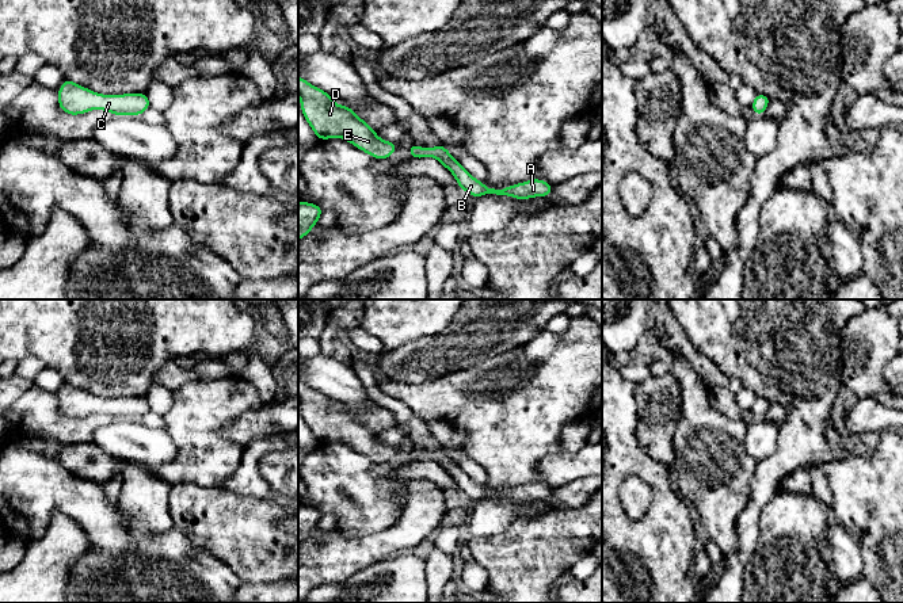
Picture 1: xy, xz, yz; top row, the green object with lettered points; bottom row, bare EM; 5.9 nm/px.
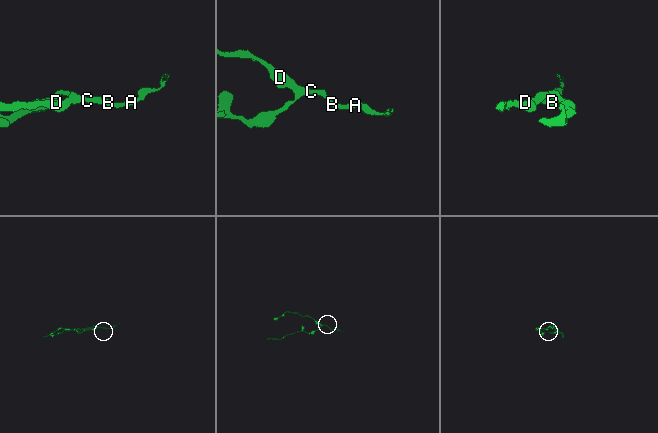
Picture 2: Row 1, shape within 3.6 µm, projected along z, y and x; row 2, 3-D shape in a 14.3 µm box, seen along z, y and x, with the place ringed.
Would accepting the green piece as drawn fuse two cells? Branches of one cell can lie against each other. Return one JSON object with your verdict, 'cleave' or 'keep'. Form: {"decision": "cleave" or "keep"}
{"decision": "keep"}

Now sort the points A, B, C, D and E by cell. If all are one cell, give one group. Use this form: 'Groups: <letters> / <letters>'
Groups: A B C D E

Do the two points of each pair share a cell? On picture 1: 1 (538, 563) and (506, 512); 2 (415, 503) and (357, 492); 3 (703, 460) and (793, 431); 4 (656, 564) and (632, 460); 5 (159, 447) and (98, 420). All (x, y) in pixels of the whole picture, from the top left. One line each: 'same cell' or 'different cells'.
1: different cells
2: different cells
3: different cells
4: same cell
5: different cells

